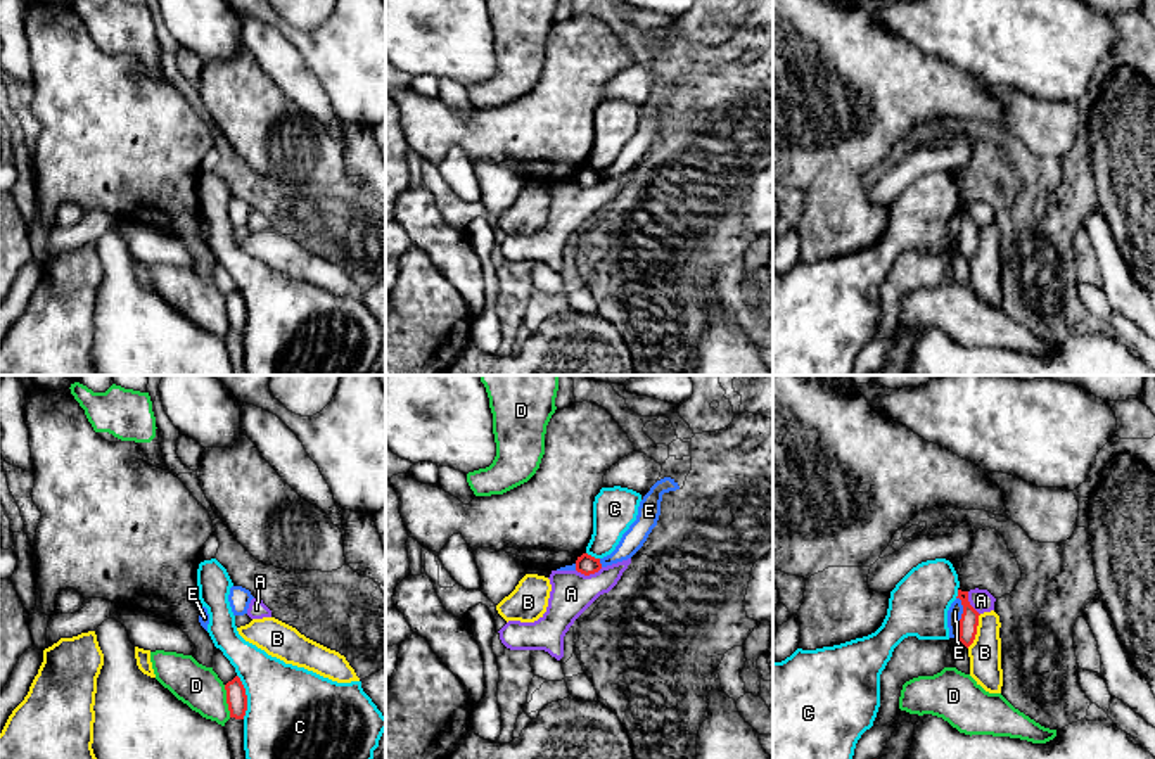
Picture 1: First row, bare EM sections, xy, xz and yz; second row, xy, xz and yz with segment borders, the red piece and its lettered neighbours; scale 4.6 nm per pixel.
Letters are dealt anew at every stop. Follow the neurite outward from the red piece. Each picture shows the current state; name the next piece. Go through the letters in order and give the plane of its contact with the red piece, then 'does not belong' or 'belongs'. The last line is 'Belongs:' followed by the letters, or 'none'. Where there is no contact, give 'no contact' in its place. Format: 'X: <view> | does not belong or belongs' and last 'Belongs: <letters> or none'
A: xz | does not belong
B: yz | does not belong
C: xy | does not belong
D: xy | does not belong
E: yz | does not belong
Belongs: none

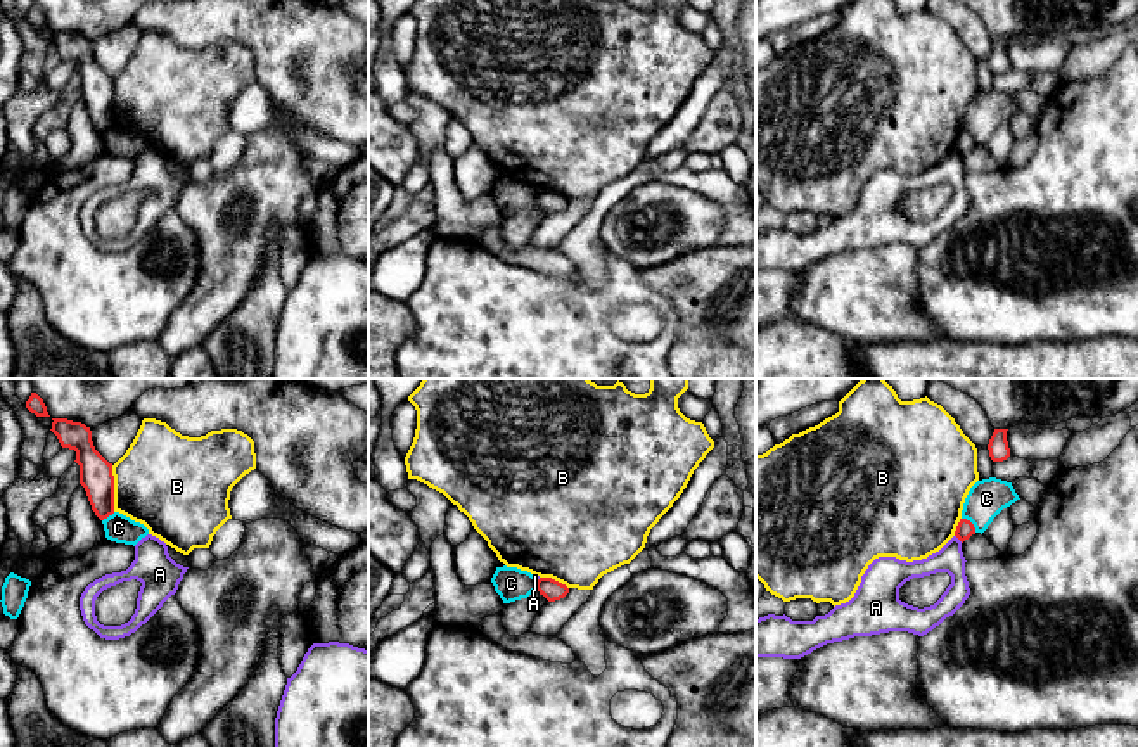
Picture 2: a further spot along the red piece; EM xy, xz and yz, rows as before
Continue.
A: yz | does not belong
B: xy | does not belong
C: yz | does not belong
Belongs: none

